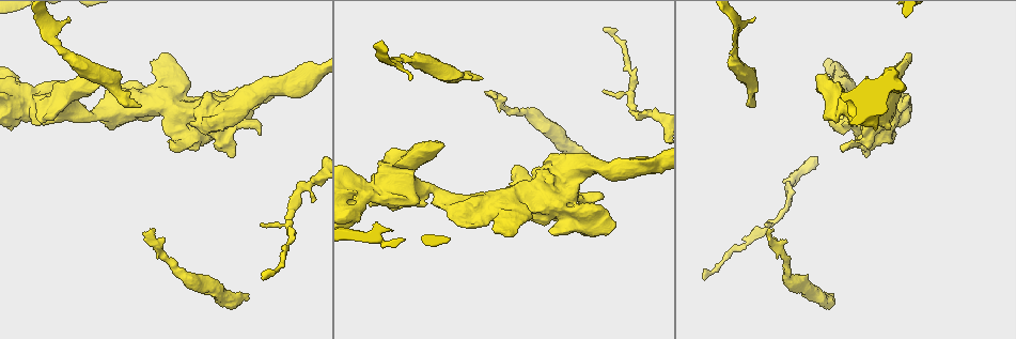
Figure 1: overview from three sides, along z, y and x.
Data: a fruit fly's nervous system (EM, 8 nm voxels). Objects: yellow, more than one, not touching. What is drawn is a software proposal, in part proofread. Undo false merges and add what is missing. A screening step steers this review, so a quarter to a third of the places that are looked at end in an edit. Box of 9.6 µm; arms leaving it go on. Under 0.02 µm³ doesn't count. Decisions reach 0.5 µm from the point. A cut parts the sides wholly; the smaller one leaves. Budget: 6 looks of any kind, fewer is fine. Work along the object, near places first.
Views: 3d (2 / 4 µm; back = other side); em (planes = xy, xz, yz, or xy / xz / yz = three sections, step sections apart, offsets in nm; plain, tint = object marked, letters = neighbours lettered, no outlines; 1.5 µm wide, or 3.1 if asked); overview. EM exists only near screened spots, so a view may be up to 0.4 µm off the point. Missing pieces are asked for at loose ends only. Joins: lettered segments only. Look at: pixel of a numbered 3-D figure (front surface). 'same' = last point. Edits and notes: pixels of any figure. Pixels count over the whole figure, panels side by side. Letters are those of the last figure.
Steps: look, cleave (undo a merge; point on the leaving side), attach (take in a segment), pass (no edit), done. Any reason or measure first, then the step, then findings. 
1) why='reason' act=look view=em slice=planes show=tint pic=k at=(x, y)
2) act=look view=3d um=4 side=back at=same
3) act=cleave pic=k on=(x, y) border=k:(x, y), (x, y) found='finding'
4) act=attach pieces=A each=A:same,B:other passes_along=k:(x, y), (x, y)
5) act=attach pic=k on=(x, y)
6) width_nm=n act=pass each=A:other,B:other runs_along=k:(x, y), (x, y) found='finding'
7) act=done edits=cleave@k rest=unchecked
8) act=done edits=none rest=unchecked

act=look view=em slice=planes show=letters pic=1 at=(840, 123)

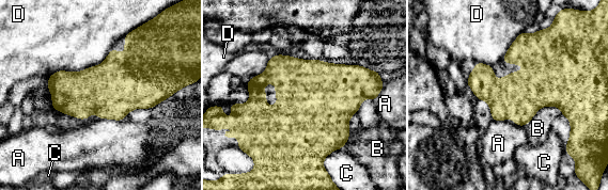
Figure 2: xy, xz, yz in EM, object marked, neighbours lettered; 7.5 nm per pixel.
longest_contact=D:400nm act=pass each=A:other,B:other,C:other,D:other border=2:(99, 64), (57, 70), (48, 78) found='one cell here'

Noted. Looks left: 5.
why='branch stops here' act=look view=em slice=planes show=letters pic=1 at=(246, 294)

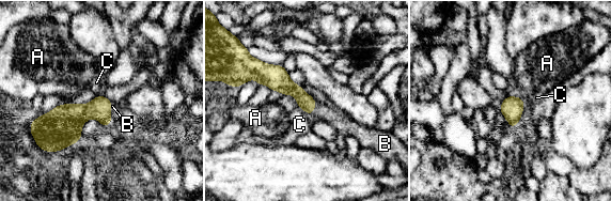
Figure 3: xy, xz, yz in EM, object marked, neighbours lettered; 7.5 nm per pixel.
act=attach pieces=B each=A:other,B:same,C:other passes_along=3:(306, 102), (313, 108), (342, 122) found='the cell continues'

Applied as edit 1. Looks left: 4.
act=look view=overview

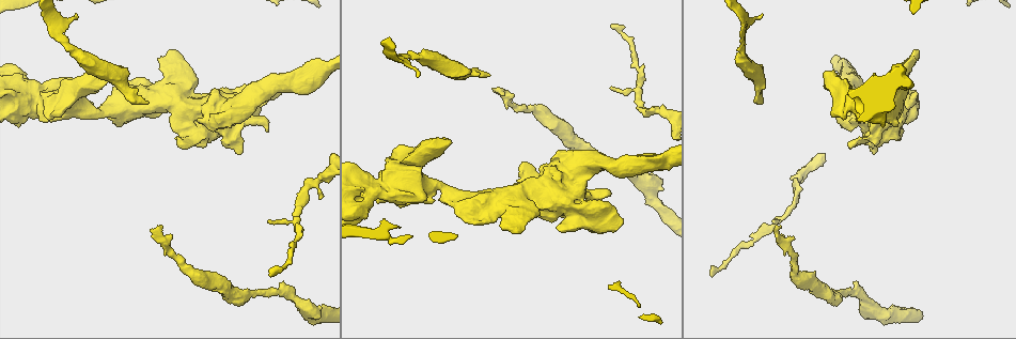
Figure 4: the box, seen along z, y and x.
why='thick turns thin' act=look view=3d um=2 pic=4 at=(794, 268)

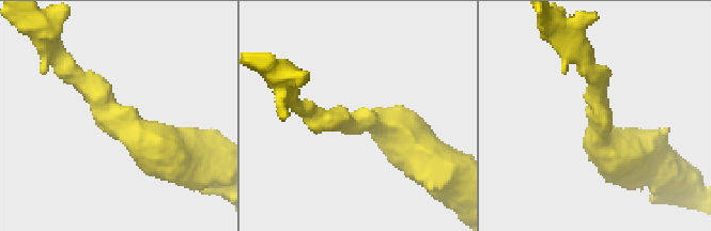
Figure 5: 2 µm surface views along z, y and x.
arm_widths_nm=160,400 act=look view=em slice=planes show=plain pic=5 at=(347, 121)

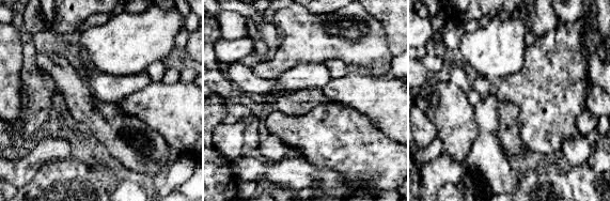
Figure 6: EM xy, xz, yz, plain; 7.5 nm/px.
act=look view=em slice=planes show=letters at=same

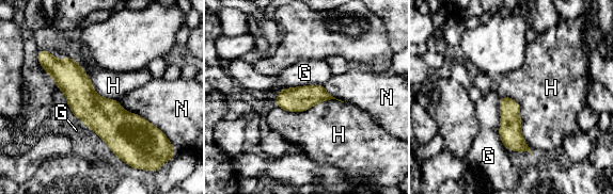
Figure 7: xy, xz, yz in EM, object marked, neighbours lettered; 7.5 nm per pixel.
longest_contact=H:500nm act=pass each=G:other,H:other,N:other found='all the same cell'

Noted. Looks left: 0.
act=done edits=attach@3 rest=unchecked

